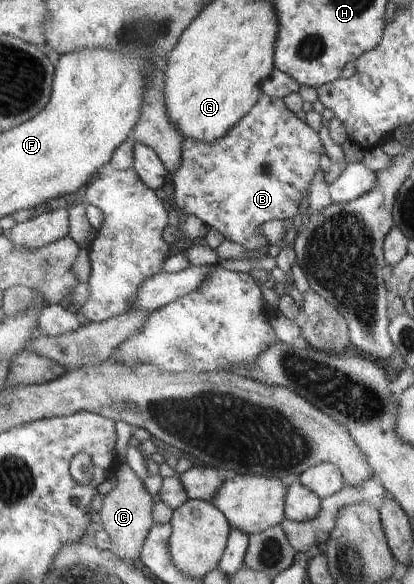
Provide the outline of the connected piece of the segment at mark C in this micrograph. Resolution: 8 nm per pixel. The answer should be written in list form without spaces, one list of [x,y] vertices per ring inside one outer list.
[[[126,463],[118,464],[114,478],[116,480],[115,490],[105,494],[99,512],[101,525],[111,537],[114,544],[113,552],[128,564],[134,564],[141,562],[141,553],[148,540],[149,531],[156,523],[153,520],[154,496],[145,490],[145,486],[141,484],[141,479]]]

